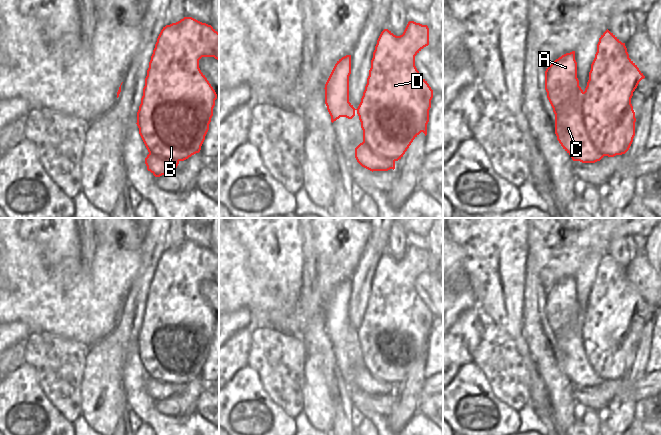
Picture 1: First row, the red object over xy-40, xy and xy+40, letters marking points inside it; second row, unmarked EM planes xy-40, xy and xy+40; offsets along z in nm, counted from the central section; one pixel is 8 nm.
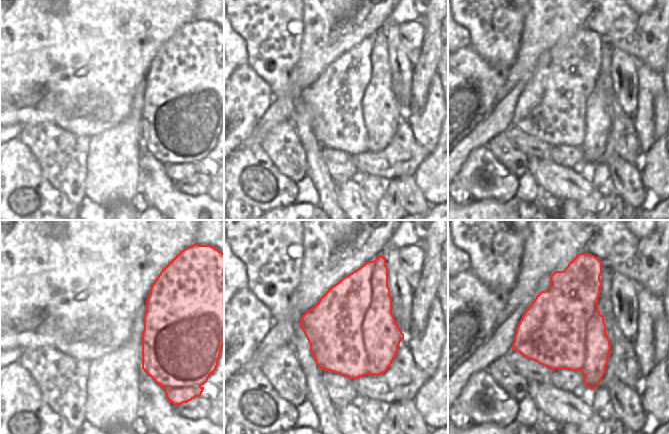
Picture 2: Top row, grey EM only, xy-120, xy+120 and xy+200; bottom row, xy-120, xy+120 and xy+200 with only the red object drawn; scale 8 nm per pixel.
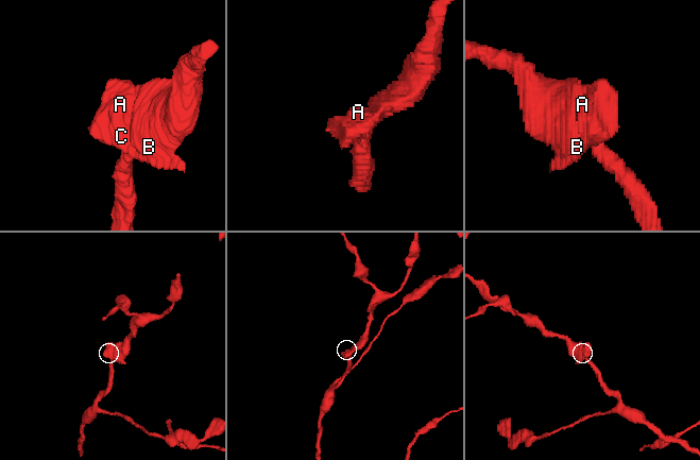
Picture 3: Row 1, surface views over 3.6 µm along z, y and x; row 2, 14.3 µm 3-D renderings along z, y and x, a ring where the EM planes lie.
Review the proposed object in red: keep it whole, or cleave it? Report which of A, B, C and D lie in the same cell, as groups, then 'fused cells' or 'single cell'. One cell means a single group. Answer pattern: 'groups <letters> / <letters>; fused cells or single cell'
groups A C / B D; fused cells

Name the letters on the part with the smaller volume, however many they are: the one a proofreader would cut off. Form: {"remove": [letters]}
{"remove": ["A", "C"]}

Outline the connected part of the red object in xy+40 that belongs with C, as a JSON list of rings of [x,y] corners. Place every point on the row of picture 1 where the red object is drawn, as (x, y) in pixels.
[[[575,51],[553,61],[545,71],[545,90],[555,114],[555,134],[573,161],[595,163],[603,156],[591,144],[585,126],[581,104],[583,90],[577,78]]]

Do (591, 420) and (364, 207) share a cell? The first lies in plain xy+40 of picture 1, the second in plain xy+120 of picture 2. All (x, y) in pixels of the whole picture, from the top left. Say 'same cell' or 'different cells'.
different cells

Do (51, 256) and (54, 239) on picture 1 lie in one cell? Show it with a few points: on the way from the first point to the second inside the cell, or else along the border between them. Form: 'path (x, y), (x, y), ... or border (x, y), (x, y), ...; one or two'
path (53, 252), (54, 243); one

